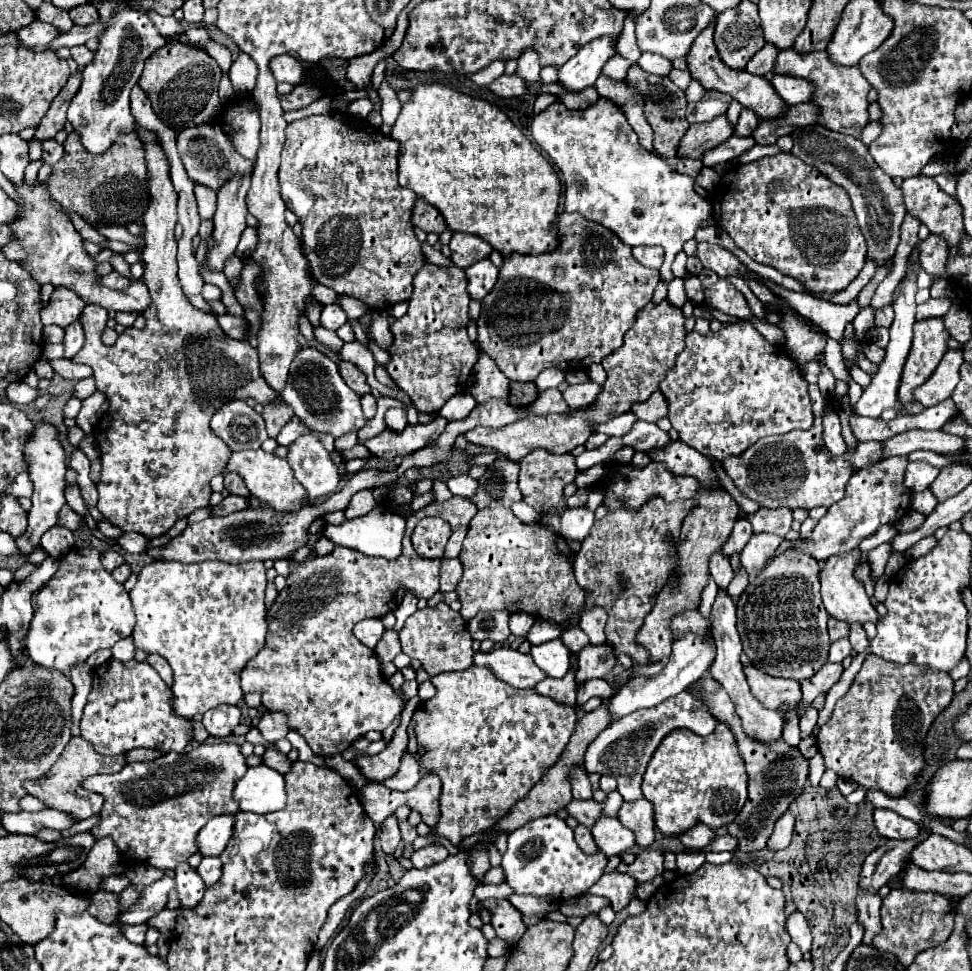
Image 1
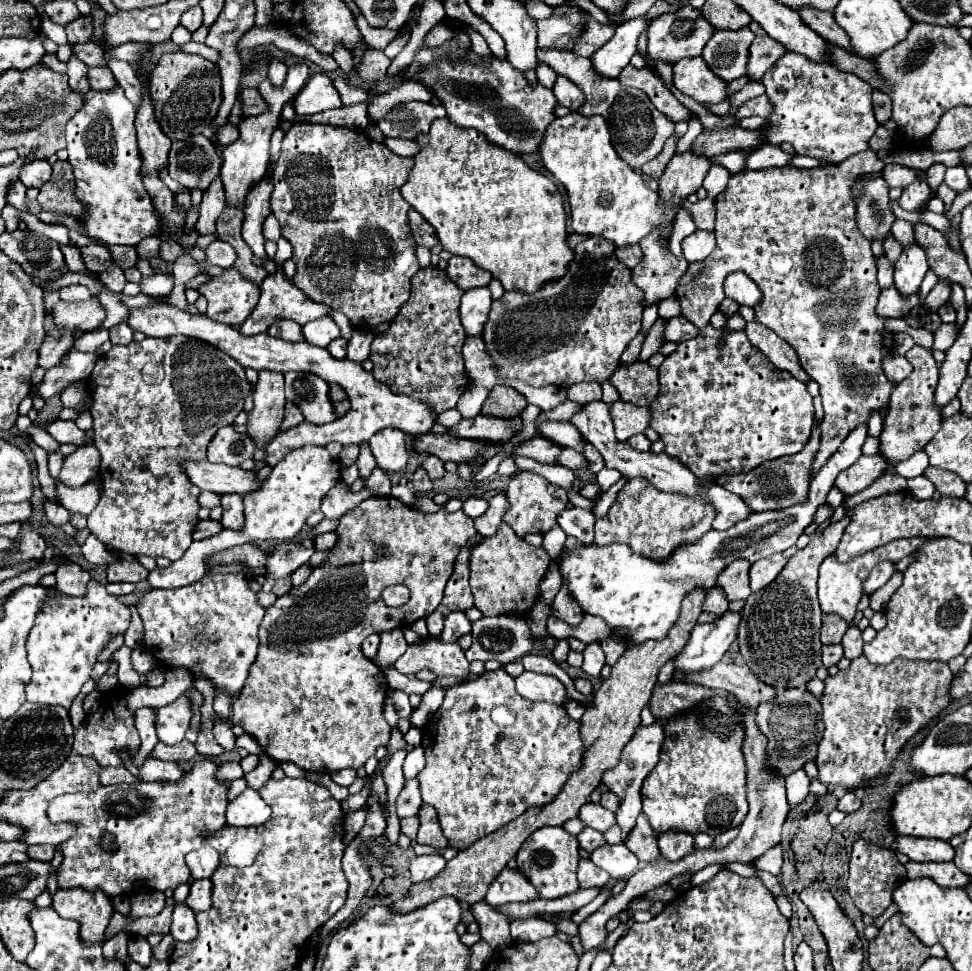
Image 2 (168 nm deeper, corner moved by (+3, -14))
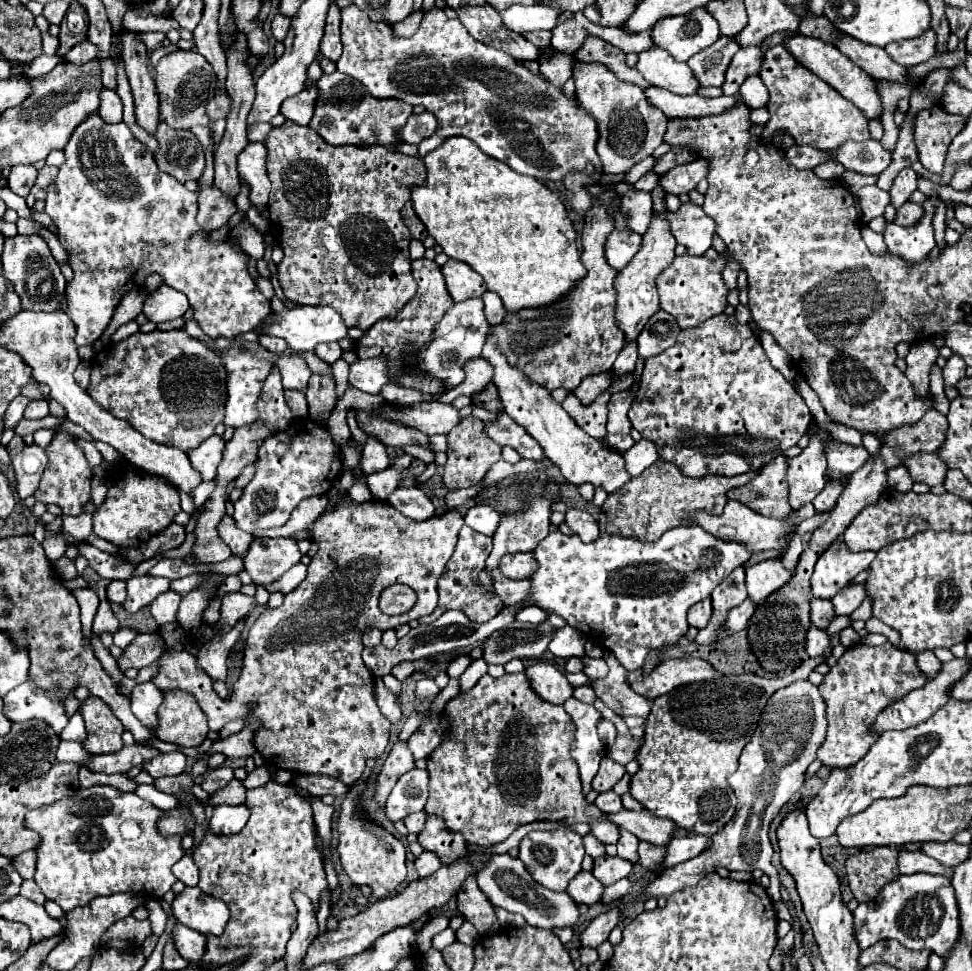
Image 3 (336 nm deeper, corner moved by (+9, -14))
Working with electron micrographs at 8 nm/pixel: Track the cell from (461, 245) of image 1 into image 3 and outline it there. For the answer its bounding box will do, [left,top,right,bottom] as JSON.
[443,259,485,303]

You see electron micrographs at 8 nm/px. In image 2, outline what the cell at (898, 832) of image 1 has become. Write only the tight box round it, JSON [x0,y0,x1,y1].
[897,837,955,861]

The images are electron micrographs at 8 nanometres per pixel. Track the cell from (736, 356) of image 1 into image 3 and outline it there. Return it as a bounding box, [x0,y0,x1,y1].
[629,315,811,477]

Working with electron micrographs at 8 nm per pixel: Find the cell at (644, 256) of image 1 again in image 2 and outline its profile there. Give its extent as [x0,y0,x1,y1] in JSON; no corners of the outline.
[615,245,643,269]

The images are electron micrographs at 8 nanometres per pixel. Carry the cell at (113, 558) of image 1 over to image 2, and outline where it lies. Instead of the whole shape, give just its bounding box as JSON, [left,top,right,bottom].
[107,559,149,583]

